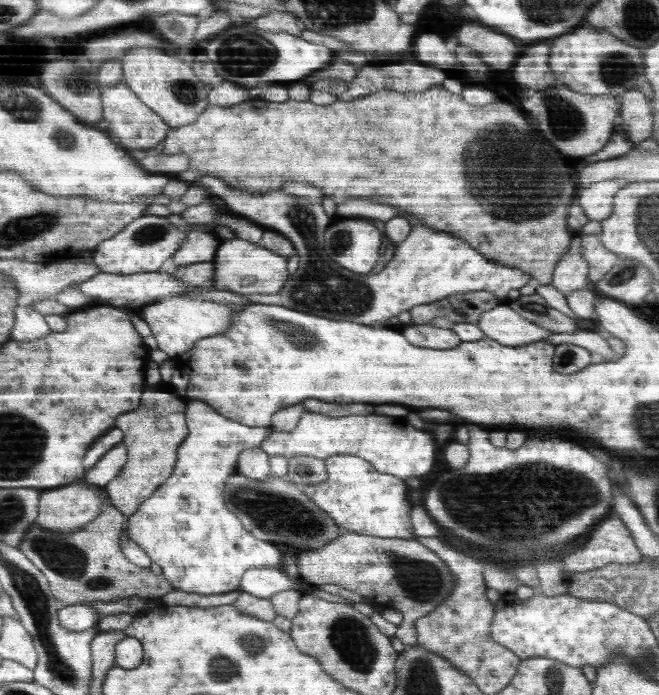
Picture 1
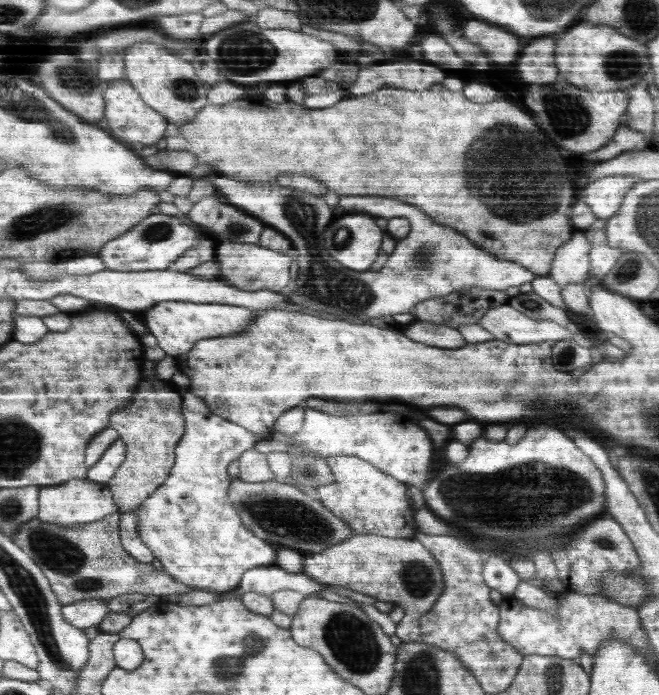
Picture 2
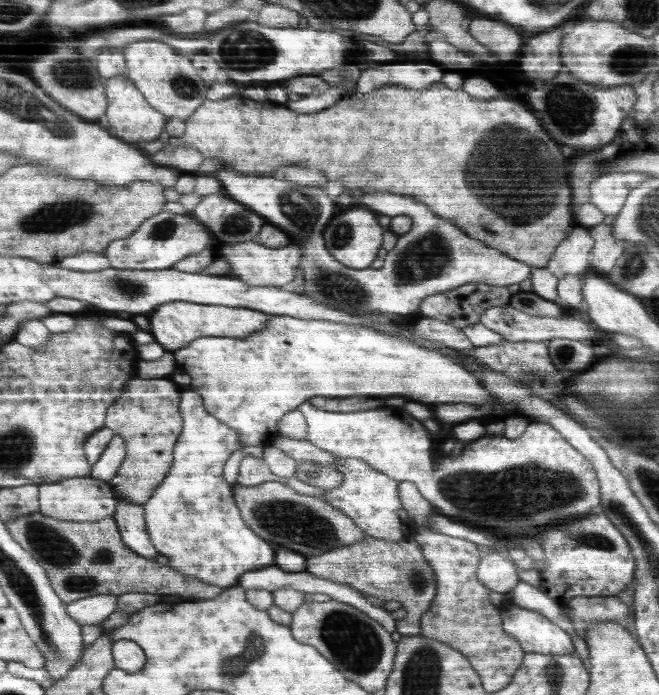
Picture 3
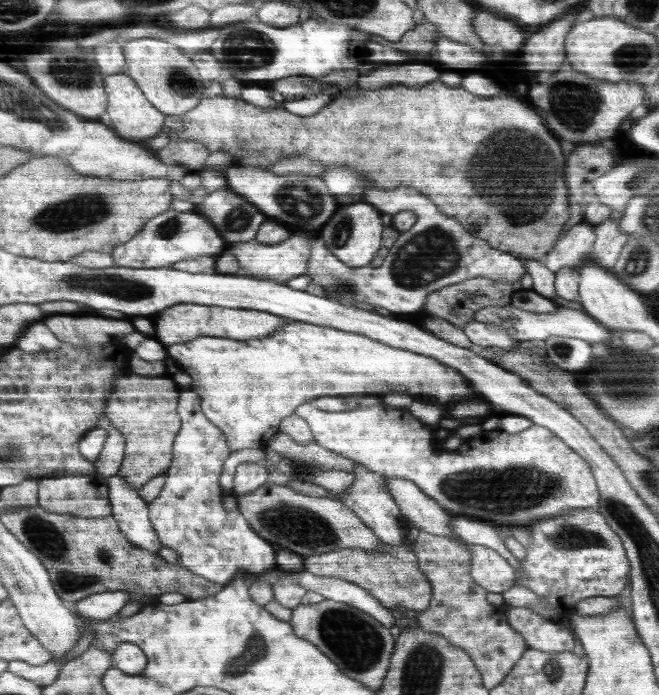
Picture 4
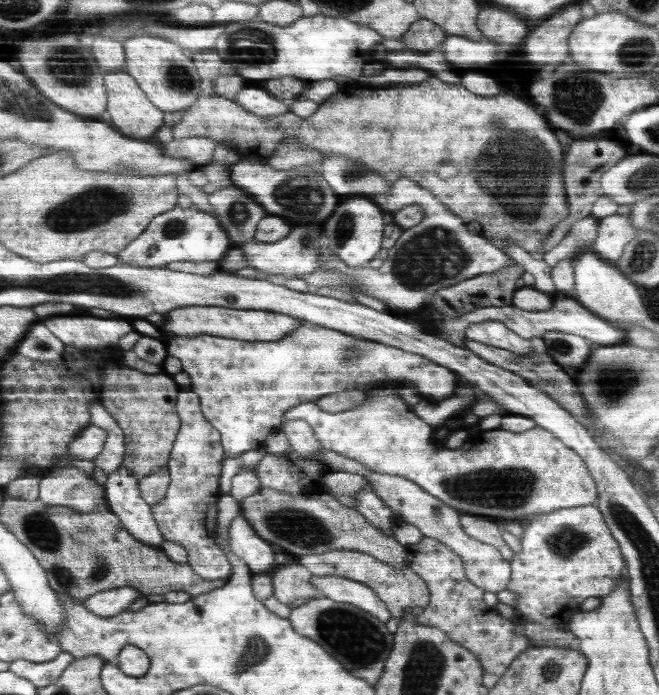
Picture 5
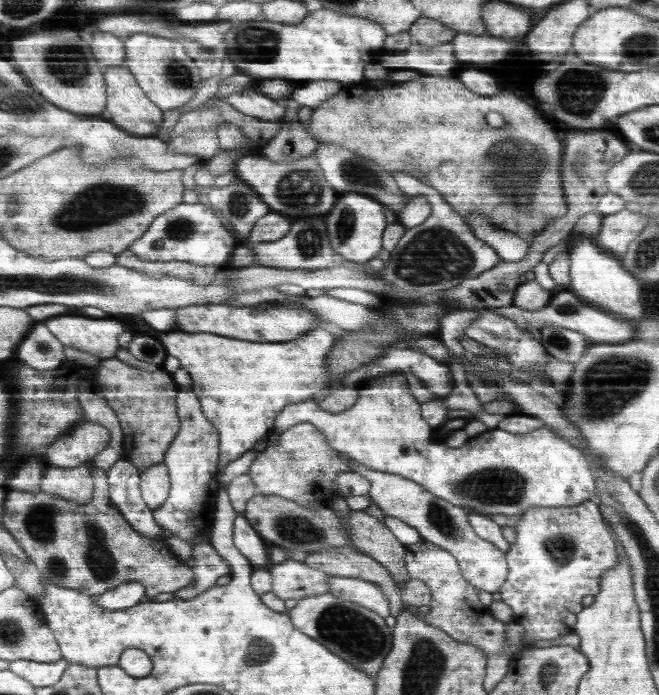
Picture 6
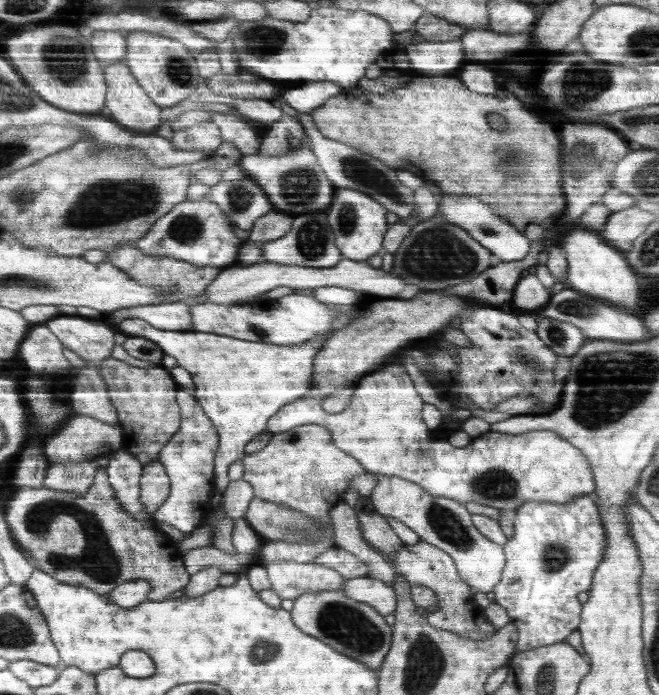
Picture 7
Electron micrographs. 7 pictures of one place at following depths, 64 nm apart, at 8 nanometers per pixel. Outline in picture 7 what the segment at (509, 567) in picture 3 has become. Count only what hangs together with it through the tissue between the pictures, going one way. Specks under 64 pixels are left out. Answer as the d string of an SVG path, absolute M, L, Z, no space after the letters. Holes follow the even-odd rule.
M364 472L364 474L370 474L370 476L374 476L377 478L377 485L374 487L374 490L369 494L370 500L372 500L374 512L378 513L382 516L390 516L390 518L395 518L396 520L399 520L402 522L402 524L405 524L408 526L408 528L411 528L416 534L418 534L420 540L428 543L432 543L434 546L437 546L440 548L440 550L443 550L450 558L454 561L454 564L457 568L457 573L459 574L459 577L466 582L466 584L469 584L473 590L482 591L484 593L490 592L493 590L493 588L501 581L502 573L505 570L506 566L506 557L505 557L505 551L504 547L502 545L499 545L497 542L494 542L492 539L486 538L474 525L472 521L472 515L468 510L466 509L466 504L455 501L451 498L446 498L443 496L433 495L430 494L429 491L426 491L423 487L421 487L418 483L412 482L410 480L406 480L404 478L400 477L394 477L394 476L388 476L381 473L368 473Z

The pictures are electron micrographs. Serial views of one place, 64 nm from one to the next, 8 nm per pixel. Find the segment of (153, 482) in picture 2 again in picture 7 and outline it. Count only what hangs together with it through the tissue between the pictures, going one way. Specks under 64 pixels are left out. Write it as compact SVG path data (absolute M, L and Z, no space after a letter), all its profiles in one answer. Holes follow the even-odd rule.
M108 358L102 361L100 374L109 390L112 404L117 402L114 406L123 430L121 448L133 454L142 466L158 460L161 450L180 429L181 408L176 404L176 384L168 369L162 366L130 366L116 358Z

